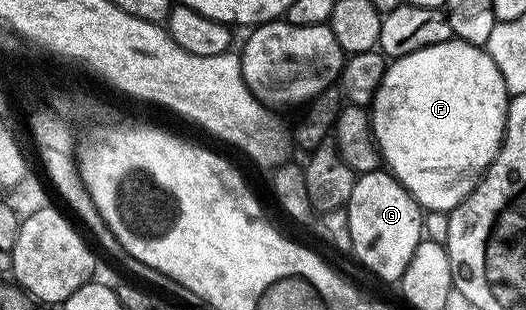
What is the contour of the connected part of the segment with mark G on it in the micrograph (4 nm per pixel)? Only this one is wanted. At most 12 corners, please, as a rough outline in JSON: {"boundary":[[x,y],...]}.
{"boundary":[[389,170],[359,174],[349,246],[397,284],[424,238],[423,208]]}

